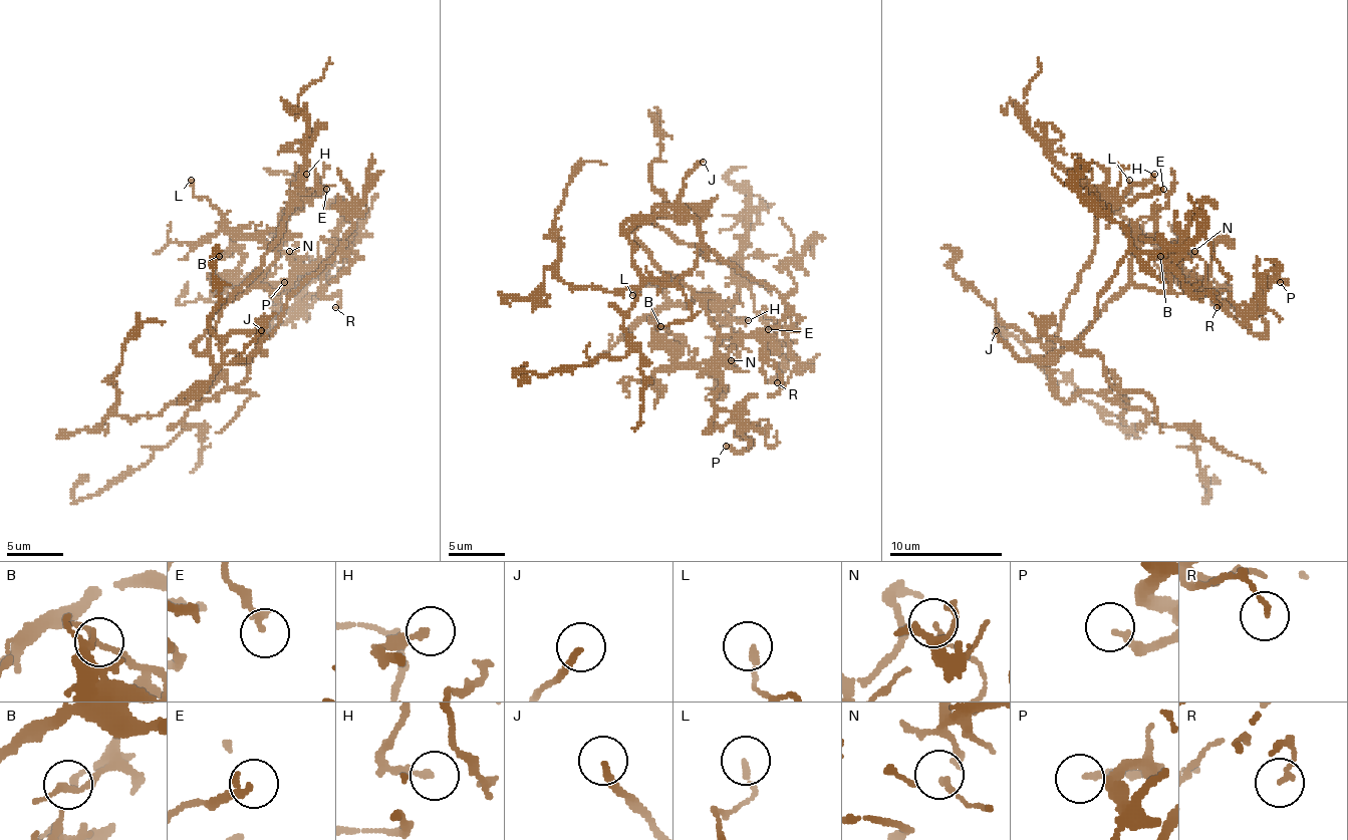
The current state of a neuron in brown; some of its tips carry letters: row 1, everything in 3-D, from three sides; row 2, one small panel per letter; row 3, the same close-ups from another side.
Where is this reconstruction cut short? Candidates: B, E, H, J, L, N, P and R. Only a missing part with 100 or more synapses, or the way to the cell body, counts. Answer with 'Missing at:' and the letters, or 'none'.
Missing at: J

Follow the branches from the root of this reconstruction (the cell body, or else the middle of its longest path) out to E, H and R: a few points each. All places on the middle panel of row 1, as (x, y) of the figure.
E: (654, 210), (651, 221), (657, 227), (734, 269), (768, 329)
H: (654, 210), (651, 221), (657, 227), (706, 258), (731, 266), (737, 283), (731, 314), (748, 320)
R: (654, 210), (634, 232), (648, 249), (648, 258), (692, 292), (723, 334), (754, 334), (782, 377), (777, 382)

